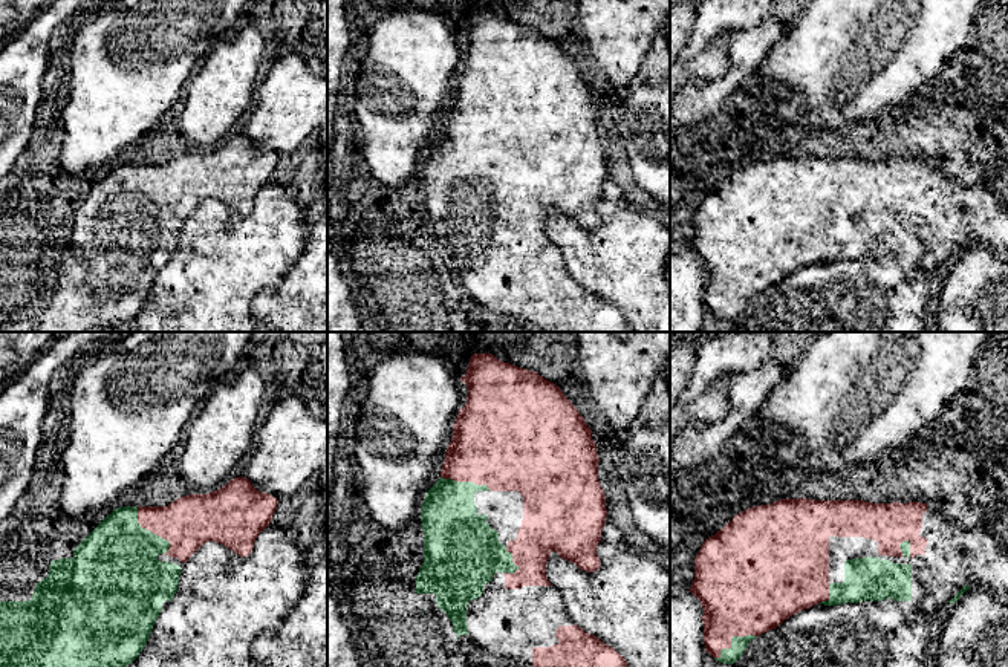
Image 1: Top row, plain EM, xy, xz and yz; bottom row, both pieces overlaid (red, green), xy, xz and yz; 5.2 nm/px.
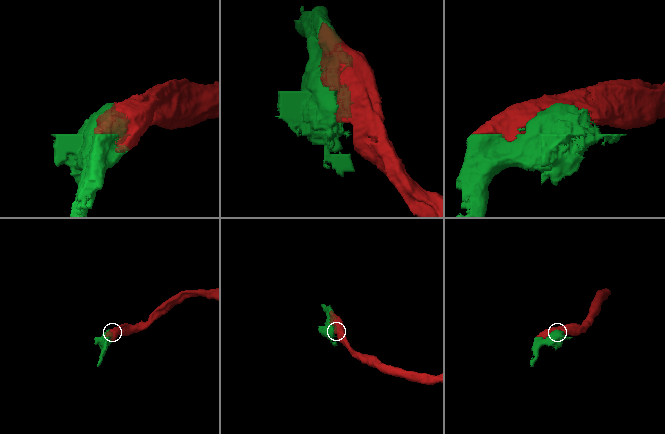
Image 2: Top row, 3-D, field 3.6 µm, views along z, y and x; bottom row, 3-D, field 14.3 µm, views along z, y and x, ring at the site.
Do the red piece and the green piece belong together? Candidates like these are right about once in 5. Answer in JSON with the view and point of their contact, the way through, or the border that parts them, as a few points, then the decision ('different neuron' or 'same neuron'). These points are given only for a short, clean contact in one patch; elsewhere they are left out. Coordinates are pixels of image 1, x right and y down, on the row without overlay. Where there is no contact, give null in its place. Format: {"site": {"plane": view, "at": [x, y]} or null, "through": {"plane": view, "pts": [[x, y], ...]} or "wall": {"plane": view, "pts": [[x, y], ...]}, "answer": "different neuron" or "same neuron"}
{"site": {"plane": "xy", "at": [152, 188]}, "answer": "same neuron"}

